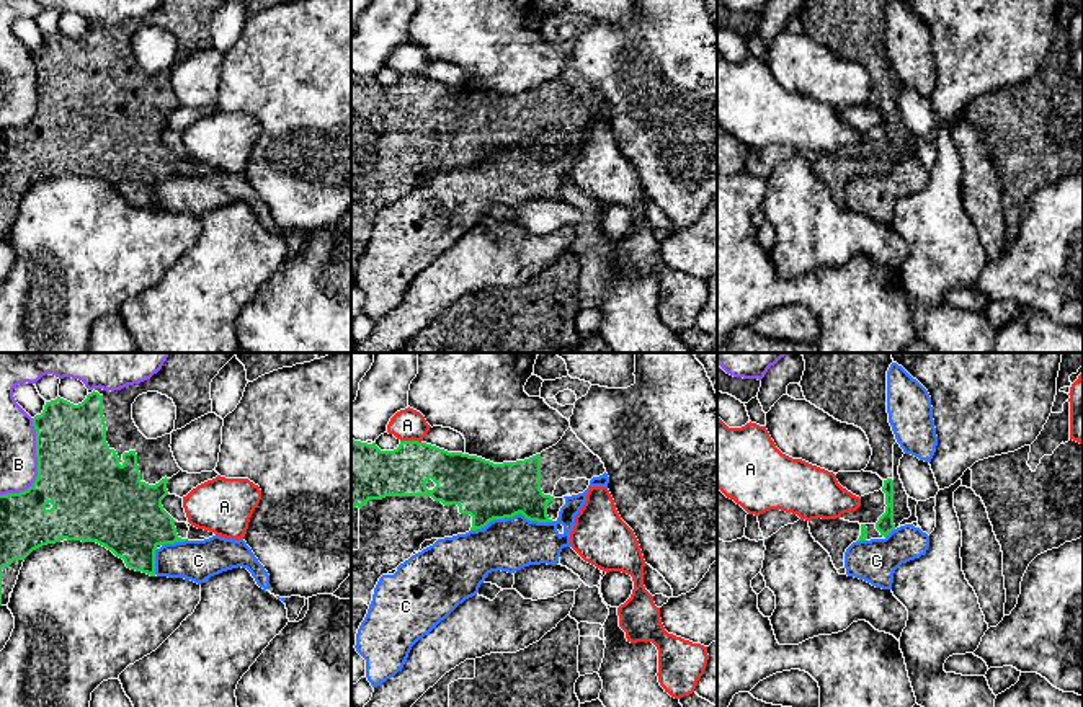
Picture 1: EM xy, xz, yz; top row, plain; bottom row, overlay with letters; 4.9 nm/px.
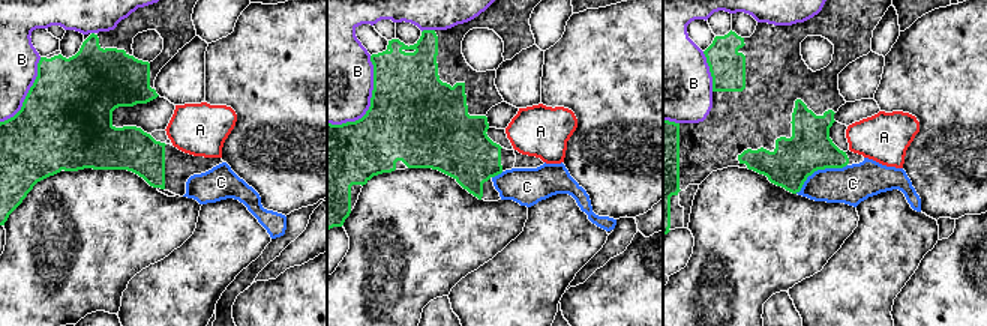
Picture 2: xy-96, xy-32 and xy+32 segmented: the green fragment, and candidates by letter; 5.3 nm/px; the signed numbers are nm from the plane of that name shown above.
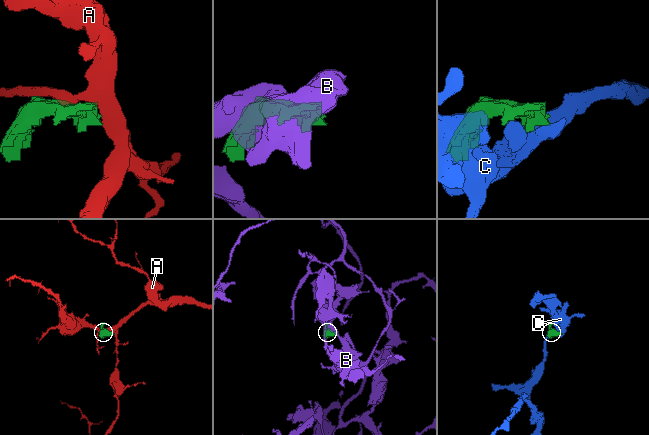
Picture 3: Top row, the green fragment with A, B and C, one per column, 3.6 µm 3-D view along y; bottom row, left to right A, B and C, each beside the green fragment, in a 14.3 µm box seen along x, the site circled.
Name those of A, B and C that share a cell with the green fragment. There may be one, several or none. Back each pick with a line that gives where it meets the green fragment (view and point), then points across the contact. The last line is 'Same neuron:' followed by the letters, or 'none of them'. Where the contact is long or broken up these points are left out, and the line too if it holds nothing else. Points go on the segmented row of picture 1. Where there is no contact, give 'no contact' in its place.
Same neuron: none of them

